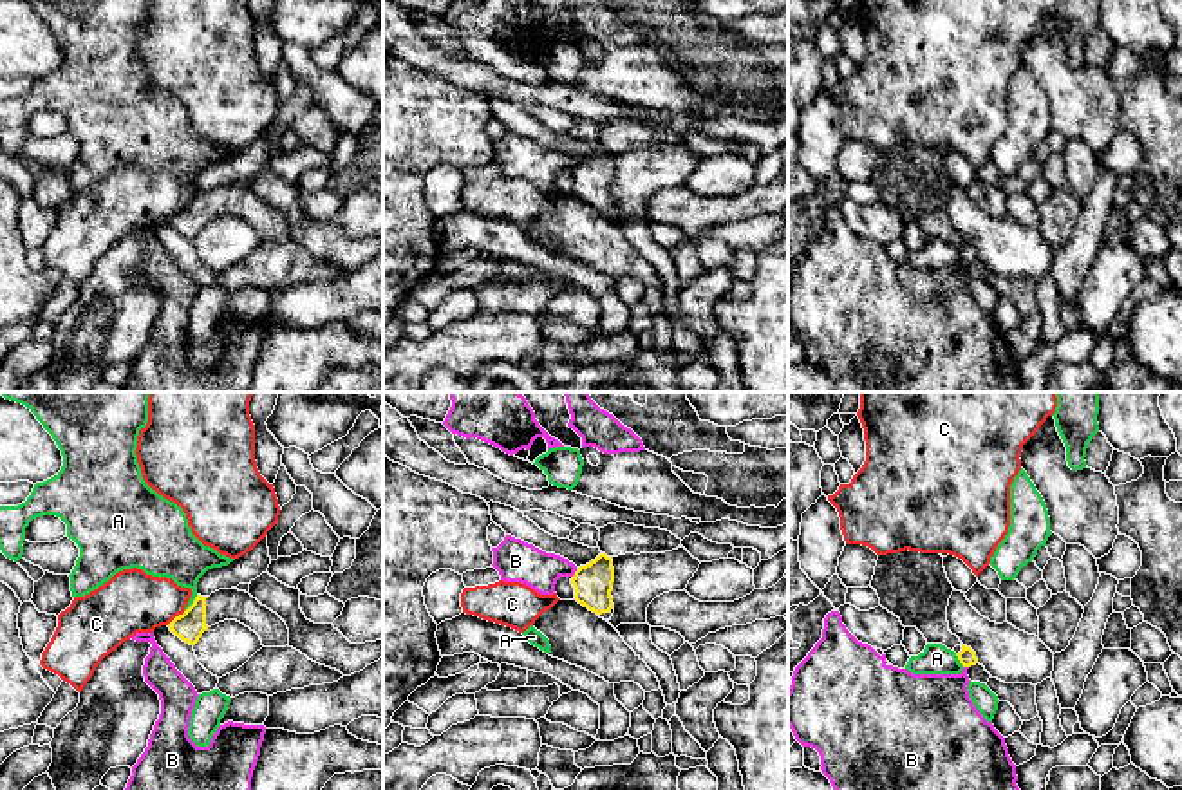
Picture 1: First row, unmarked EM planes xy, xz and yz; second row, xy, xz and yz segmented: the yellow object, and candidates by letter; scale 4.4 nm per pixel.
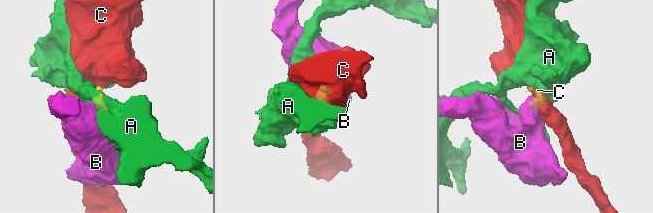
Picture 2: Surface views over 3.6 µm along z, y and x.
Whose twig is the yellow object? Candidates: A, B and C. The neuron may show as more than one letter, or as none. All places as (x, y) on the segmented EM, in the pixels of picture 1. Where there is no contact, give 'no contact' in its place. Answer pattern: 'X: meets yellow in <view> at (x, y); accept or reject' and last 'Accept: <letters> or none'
A: meets yellow in xy at (192, 604); reject
B: meets yellow in xz at (575, 573); reject
C: meets yellow in xy at (176, 617); reject
Accept: none

